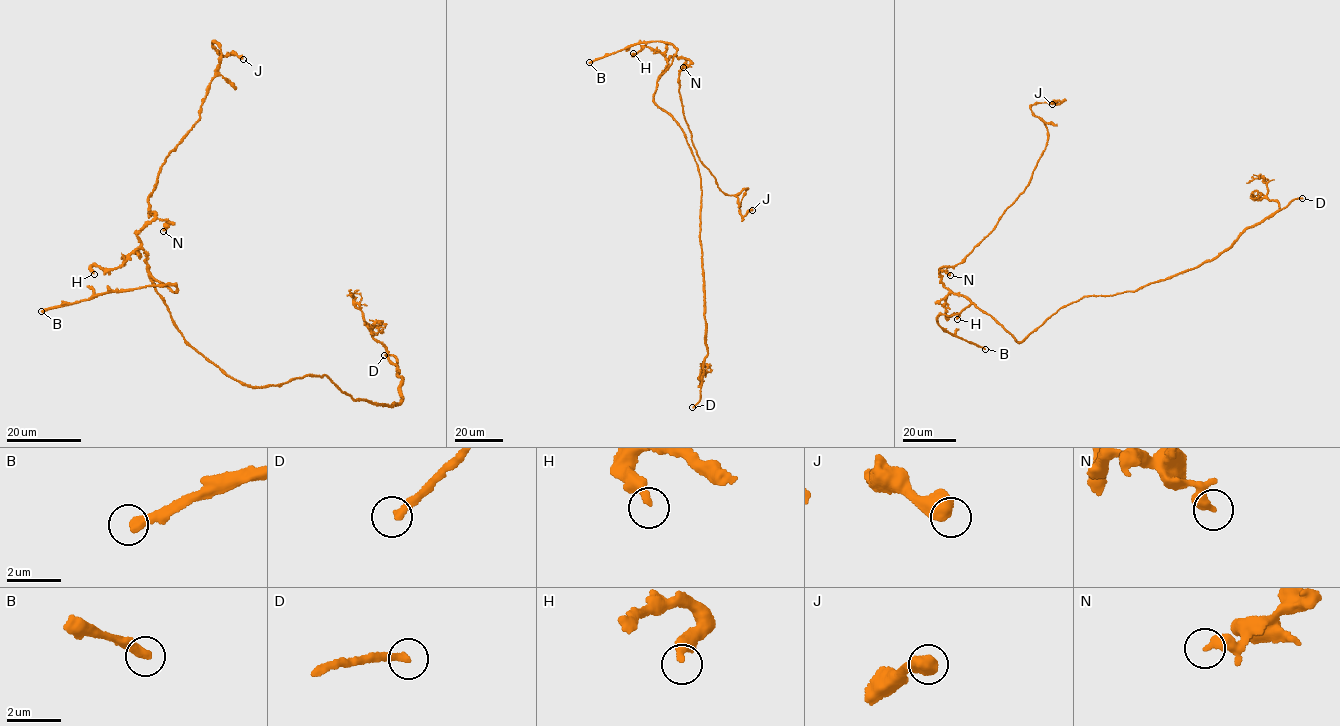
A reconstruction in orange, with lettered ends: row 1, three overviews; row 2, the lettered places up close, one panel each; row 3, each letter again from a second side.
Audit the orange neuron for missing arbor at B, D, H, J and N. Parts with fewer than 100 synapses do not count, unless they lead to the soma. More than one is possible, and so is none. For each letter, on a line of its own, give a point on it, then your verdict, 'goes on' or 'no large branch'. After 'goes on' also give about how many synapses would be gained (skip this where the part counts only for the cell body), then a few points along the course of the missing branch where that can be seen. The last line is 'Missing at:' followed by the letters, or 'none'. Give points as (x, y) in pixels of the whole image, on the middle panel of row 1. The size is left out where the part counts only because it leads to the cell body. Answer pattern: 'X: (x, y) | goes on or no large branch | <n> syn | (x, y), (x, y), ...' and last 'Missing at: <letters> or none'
B: (589, 62) | goes on | 250 syn | (589, 62), (564, 71), (562, 86), (550, 102), (551, 116), (556, 120), (565, 110), (576, 110)
D: (692, 407) | goes on | (692, 407), (692, 423), (704, 436), (709, 435), (718, 421)
H: (633, 53) | no large branch
J: (752, 210) | no large branch
N: (683, 67) | no large branch
Missing at: B, D

